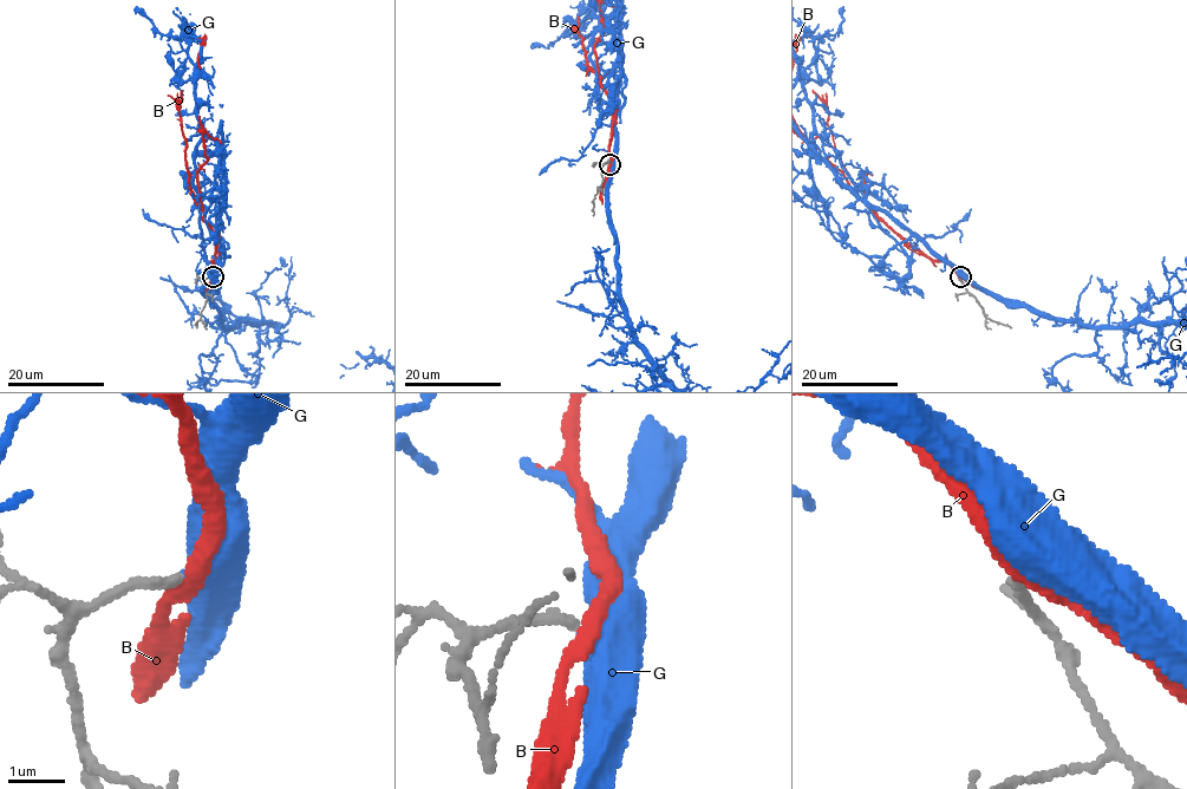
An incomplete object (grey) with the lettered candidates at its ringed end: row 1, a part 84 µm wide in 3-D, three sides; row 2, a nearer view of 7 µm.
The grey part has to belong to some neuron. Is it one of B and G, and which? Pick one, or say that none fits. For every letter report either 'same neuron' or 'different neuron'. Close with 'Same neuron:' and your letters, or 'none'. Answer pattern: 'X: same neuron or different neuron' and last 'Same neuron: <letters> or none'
B: different neuron
G: same neuron
Same neuron: G

